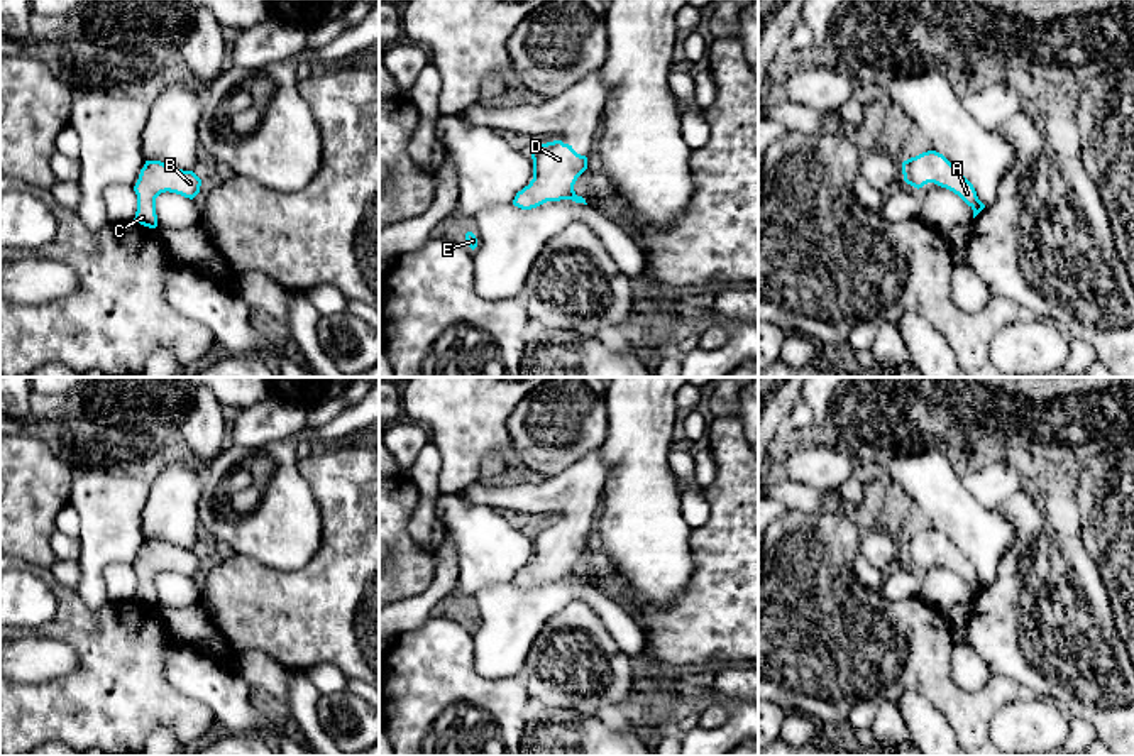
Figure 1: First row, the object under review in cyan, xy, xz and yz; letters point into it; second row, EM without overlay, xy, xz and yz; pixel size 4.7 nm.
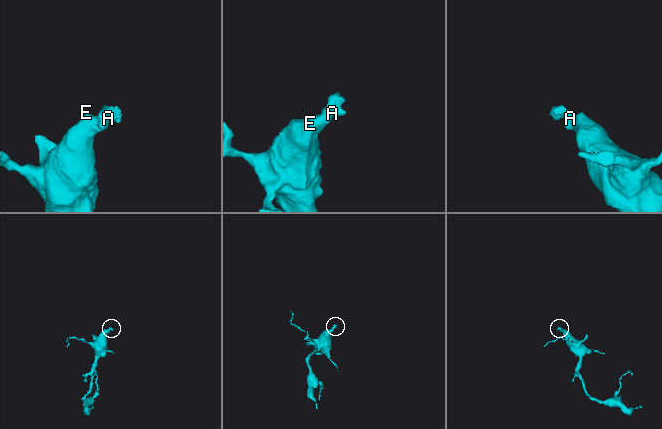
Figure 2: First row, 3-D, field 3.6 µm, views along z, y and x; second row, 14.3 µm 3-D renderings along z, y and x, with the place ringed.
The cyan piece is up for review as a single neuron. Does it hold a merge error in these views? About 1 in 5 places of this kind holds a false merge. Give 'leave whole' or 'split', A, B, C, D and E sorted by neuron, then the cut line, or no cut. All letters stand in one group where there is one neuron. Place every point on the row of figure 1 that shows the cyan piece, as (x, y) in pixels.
leave whole | A B C D E | no cut

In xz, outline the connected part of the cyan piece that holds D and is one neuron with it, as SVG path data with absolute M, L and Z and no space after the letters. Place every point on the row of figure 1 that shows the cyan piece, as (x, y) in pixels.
M562 140L540 144L533 152L533 179L516 193L513 205L521 210L537 208L547 201L572 200L586 203L577 196L574 184L587 169L587 157L577 154Z

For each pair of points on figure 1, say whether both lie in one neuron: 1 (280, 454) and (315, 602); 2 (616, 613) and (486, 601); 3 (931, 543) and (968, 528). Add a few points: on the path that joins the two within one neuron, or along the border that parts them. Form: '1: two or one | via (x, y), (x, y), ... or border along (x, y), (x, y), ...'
1: two | border along (322, 525), (320, 547), (303, 565), (268, 567)
2: one | via (584, 592), (561, 592), (545, 601), (518, 601)
3: two | border along (933, 528), (974, 565)

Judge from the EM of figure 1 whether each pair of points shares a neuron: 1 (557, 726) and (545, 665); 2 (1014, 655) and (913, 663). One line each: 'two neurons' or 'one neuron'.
1: two neurons
2: two neurons

